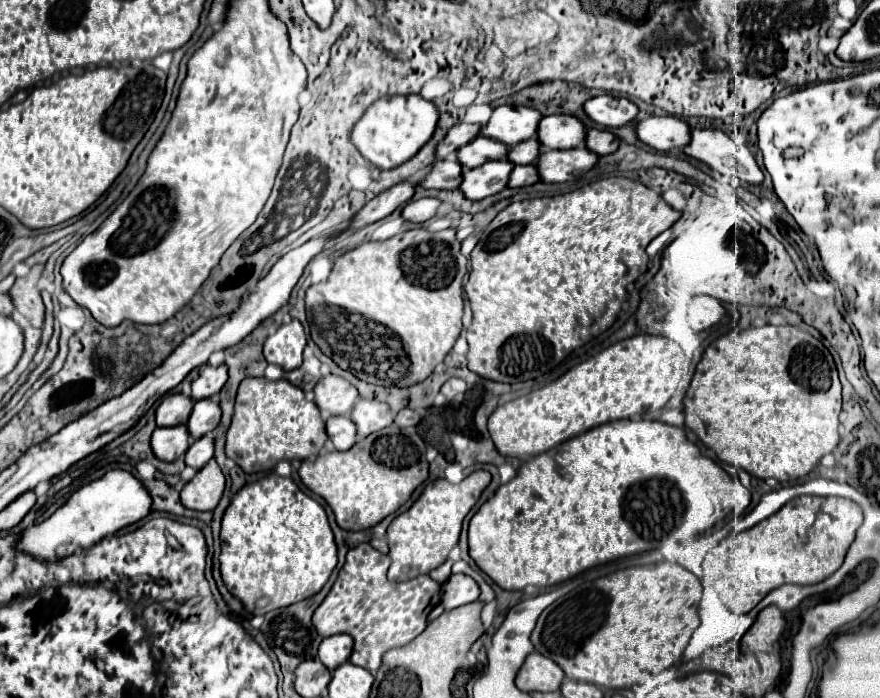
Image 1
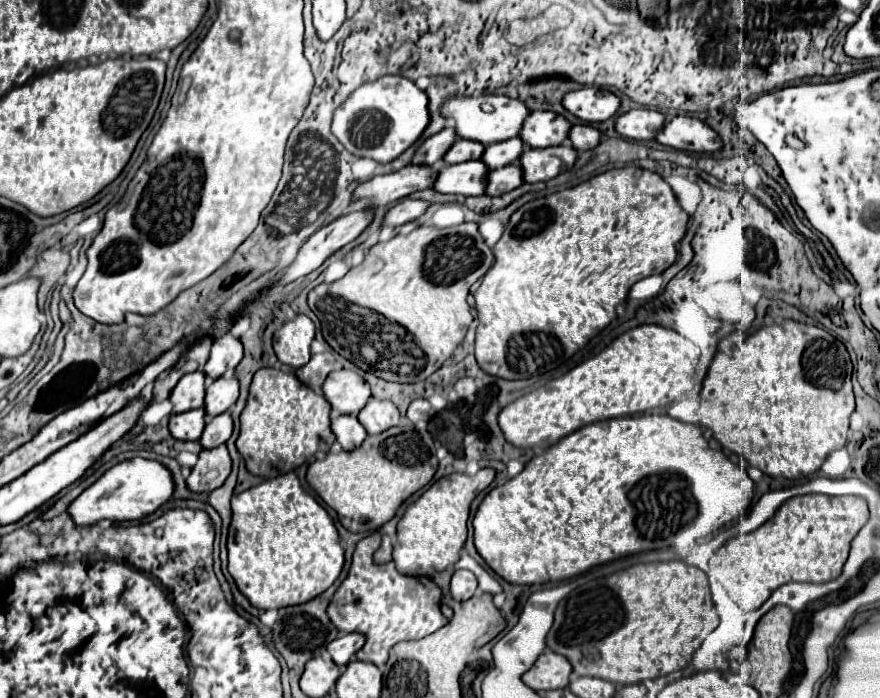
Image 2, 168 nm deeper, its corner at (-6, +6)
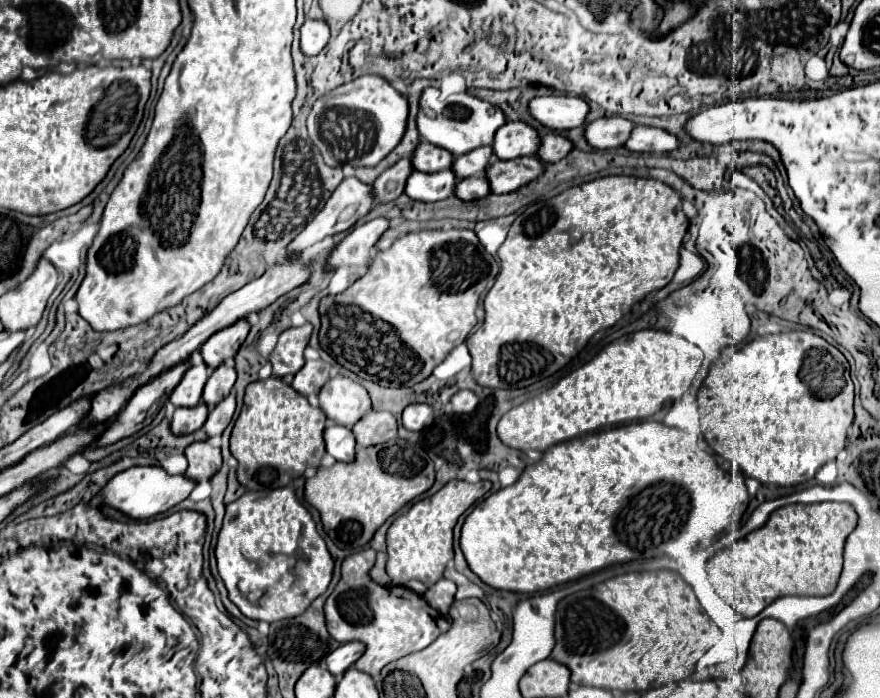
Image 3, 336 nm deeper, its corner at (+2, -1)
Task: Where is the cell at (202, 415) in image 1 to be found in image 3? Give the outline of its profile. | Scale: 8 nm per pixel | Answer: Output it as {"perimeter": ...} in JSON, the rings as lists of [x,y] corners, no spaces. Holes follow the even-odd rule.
{"perimeter":[[[233,363],[219,365],[211,373],[211,377],[207,379],[207,385],[205,385],[205,391],[203,391],[203,401],[209,407],[217,405],[223,397],[229,395],[233,385],[235,385],[235,365]]]}

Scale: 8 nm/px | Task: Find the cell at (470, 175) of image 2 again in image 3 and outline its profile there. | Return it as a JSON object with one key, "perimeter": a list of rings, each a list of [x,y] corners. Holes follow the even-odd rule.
{"perimeter":[[[451,169],[437,171],[437,173],[419,173],[413,171],[407,177],[405,193],[417,201],[441,201],[453,195],[453,187],[457,177]]]}

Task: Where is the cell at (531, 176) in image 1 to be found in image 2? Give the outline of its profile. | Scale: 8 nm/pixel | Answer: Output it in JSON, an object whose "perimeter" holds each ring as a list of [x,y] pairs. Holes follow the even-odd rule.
{"perimeter":[[[509,164],[503,166],[499,170],[489,172],[487,178],[487,194],[489,196],[497,196],[497,194],[505,194],[515,190],[517,186],[521,186],[525,180],[521,178],[521,166],[519,164]]]}

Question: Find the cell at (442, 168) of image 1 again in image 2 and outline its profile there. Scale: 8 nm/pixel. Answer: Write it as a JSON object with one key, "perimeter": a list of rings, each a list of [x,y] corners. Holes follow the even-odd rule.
{"perimeter":[[[405,166],[399,172],[375,176],[355,190],[355,198],[375,198],[371,206],[381,208],[399,198],[405,198],[417,190],[425,190],[433,186],[433,174],[437,172],[435,166]]]}

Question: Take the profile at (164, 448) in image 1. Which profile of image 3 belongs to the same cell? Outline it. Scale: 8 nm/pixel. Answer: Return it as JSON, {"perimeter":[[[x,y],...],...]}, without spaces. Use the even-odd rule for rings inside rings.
{"perimeter":[[[203,401],[199,405],[195,405],[195,407],[189,407],[189,409],[177,407],[175,413],[173,413],[173,419],[171,419],[171,431],[175,435],[193,433],[205,423],[207,413],[209,413],[209,409],[207,409],[207,405]]]}

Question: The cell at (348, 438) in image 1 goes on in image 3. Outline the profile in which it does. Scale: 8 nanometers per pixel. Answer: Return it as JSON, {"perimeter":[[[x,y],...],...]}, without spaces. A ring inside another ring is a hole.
{"perimeter":[[[326,416],[326,426],[324,430],[323,439],[325,445],[327,445],[327,453],[333,455],[337,461],[343,461],[343,463],[351,463],[355,459],[355,437],[353,437],[353,427],[341,427],[337,423],[333,423],[331,419],[327,419]]]}

